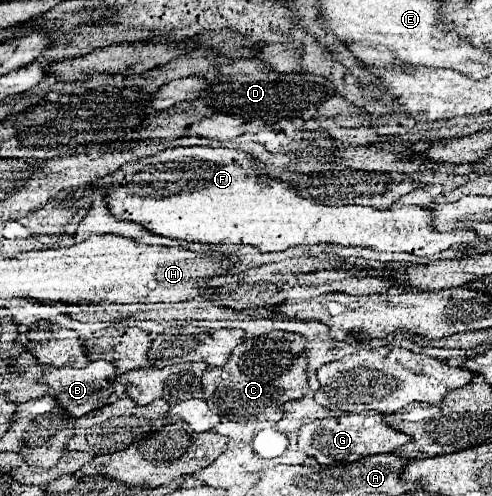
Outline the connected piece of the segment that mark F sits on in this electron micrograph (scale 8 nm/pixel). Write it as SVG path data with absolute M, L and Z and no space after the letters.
M174 147L164 153L136 159L124 169L94 181L94 189L102 187L106 207L112 217L120 221L134 221L150 233L174 237L184 241L208 245L252 245L260 253L284 251L296 245L342 245L342 247L370 247L374 251L406 251L414 255L434 255L456 247L456 241L436 241L436 231L430 227L430 209L398 205L390 209L370 209L358 205L324 207L310 199L302 199L290 187L270 177L254 175L254 161L240 149L212 149L212 147Z

